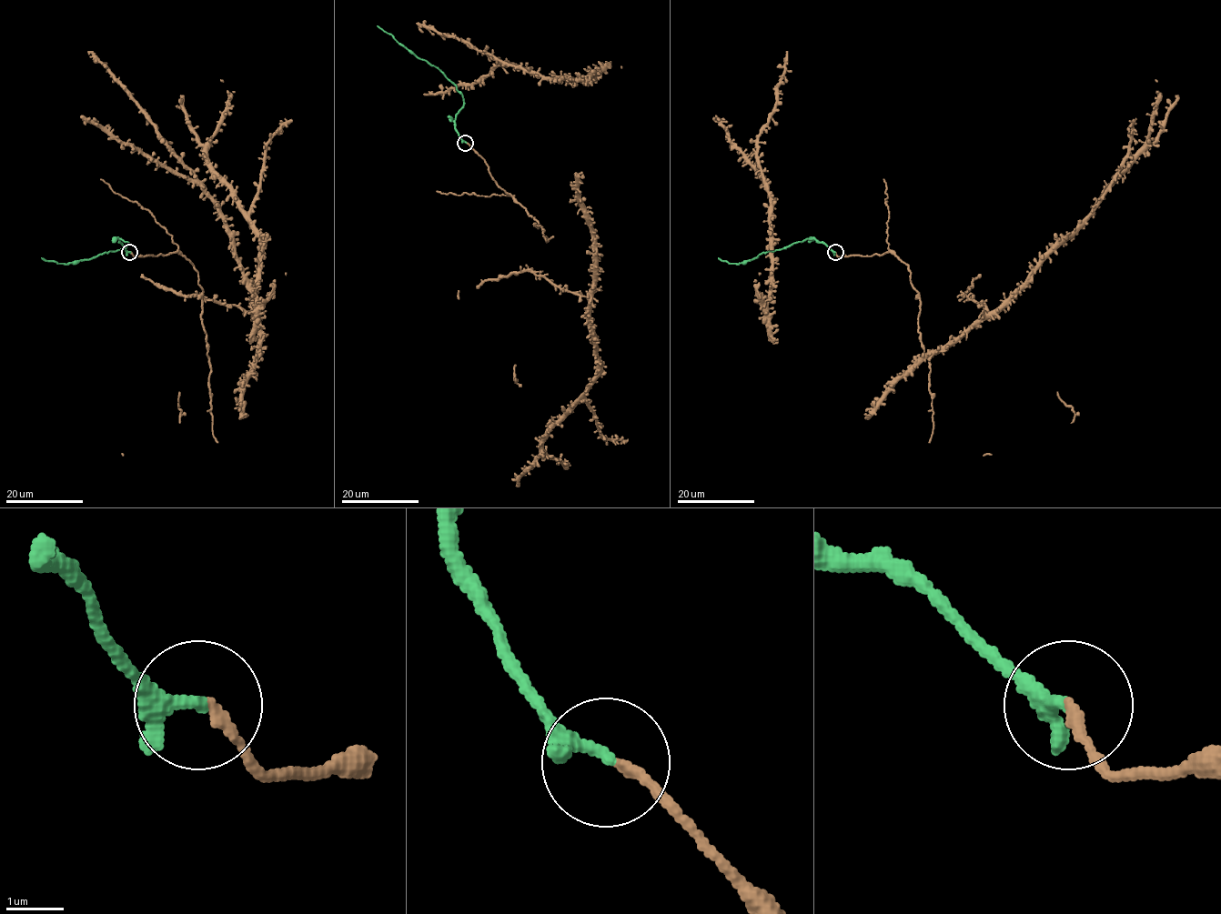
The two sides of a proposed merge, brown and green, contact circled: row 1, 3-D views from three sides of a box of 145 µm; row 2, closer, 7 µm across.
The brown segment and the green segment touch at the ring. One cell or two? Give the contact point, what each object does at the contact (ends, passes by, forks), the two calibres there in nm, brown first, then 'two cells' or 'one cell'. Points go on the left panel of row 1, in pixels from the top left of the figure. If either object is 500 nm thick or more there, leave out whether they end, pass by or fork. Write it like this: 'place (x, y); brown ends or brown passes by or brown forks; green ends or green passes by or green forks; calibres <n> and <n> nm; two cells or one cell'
place (129, 252); brown ends; green passes by; calibres 180 and 200 nm; one cell

